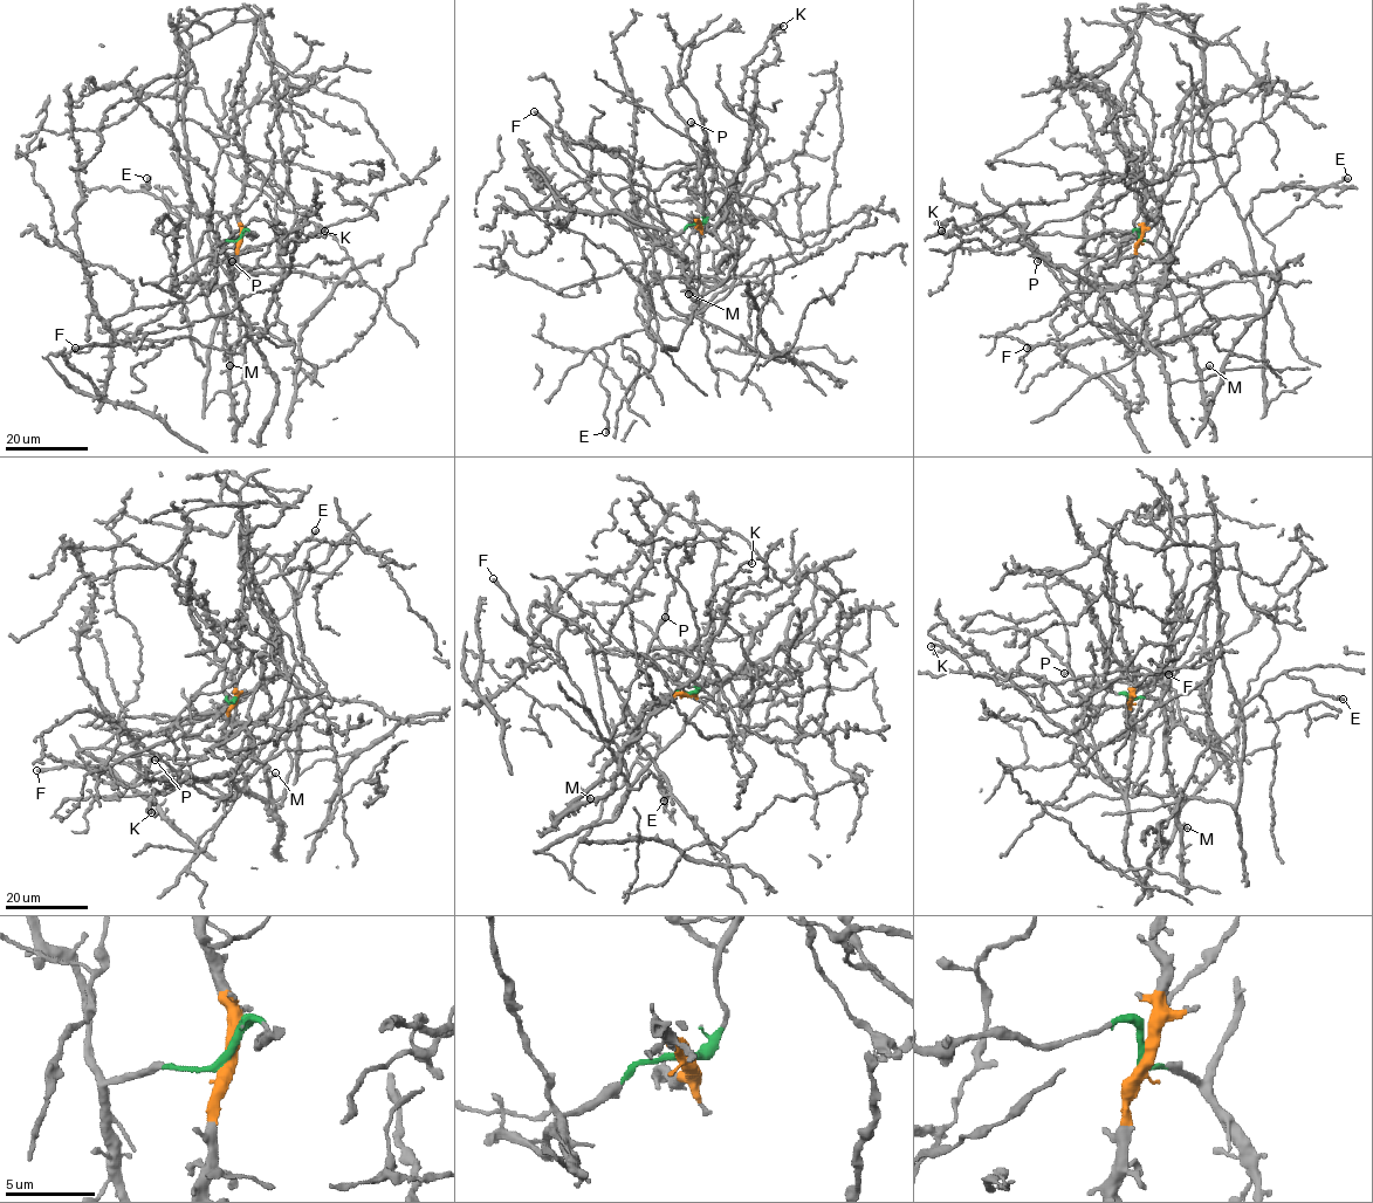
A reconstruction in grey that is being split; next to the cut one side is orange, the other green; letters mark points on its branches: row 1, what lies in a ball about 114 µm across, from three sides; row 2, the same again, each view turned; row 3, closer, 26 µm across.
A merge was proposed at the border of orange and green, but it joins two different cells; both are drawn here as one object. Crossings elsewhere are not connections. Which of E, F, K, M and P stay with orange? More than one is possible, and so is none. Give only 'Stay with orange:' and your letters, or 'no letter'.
Stay with orange: E, F, K, P

